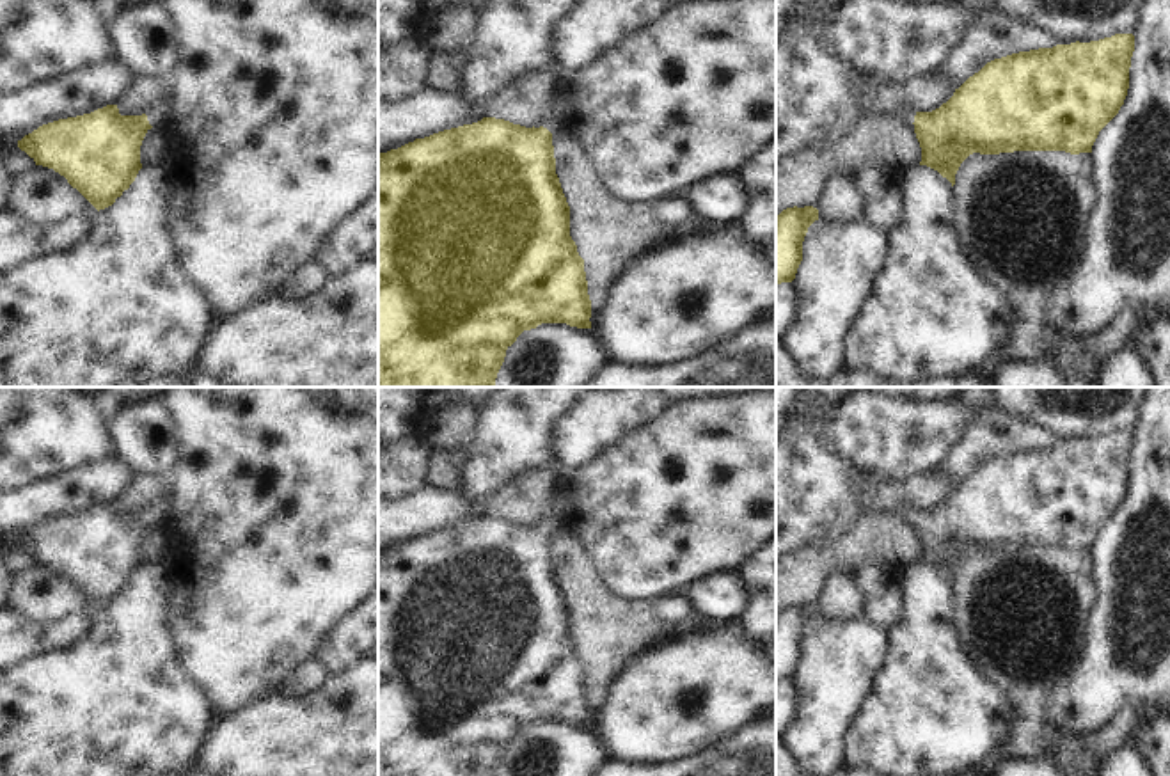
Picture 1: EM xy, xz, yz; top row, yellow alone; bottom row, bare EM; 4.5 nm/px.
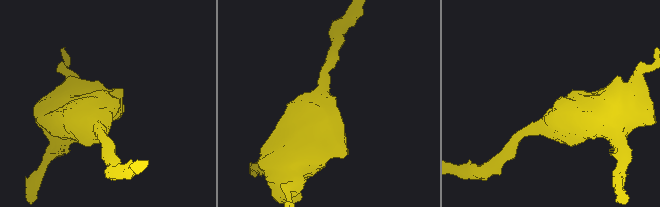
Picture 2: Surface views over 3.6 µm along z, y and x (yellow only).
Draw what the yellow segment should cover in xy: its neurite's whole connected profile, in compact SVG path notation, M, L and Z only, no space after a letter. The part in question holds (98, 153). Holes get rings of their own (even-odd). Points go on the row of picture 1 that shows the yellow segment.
M162 99L142 115L121 115L117 105L39 126L18 140L36 165L53 169L98 211L112 206L135 181L146 133L163 130L176 99Z

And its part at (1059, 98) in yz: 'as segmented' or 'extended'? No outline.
extended

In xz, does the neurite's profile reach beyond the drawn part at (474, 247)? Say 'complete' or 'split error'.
split error

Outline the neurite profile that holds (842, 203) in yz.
M849 178L831 179L818 201L818 222L827 226L847 226L865 218L865 199Z

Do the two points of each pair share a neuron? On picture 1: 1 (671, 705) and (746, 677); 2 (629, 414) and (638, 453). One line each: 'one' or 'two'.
1: one
2: two

